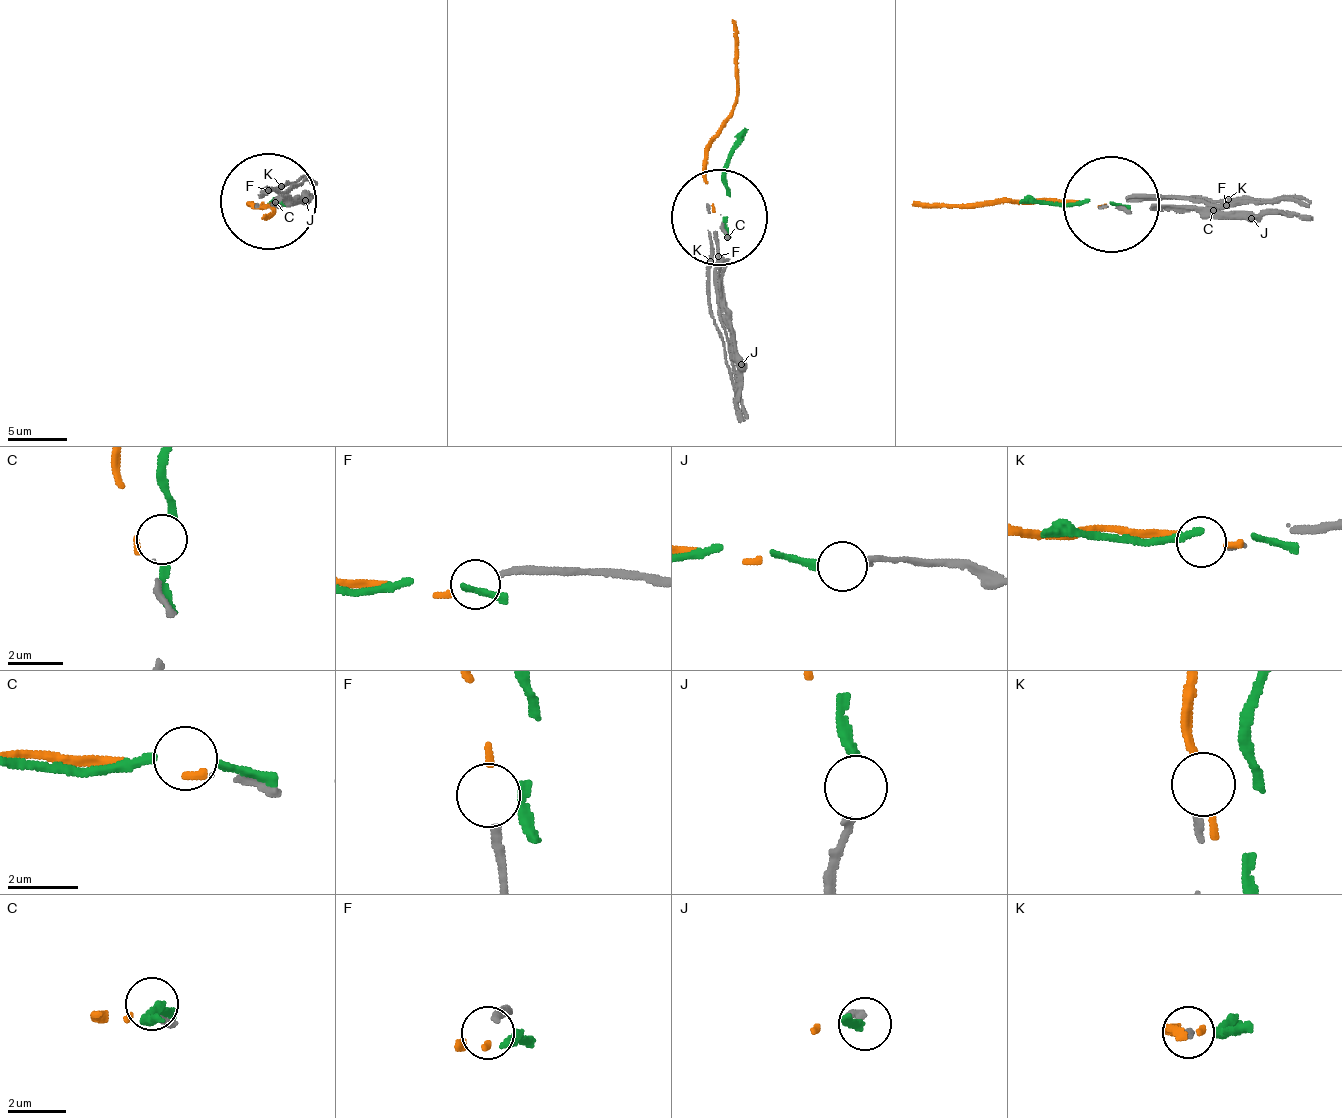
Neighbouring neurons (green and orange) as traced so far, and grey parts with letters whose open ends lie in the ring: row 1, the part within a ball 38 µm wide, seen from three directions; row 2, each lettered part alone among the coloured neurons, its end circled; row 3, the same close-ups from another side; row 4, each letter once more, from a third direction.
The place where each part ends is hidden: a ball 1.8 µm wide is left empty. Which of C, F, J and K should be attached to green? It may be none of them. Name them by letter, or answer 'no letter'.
J

